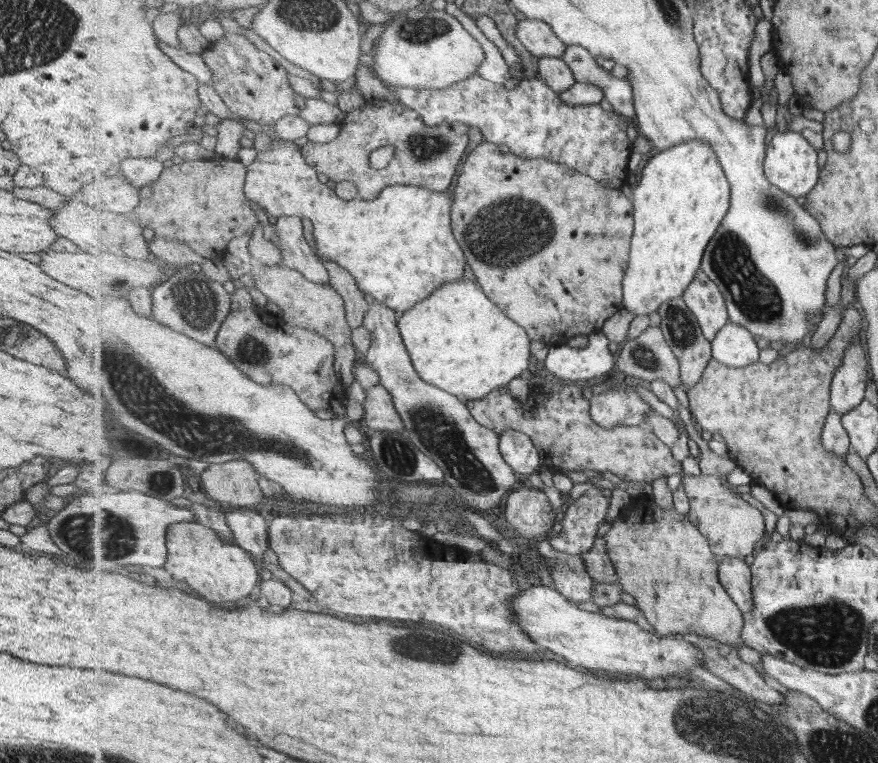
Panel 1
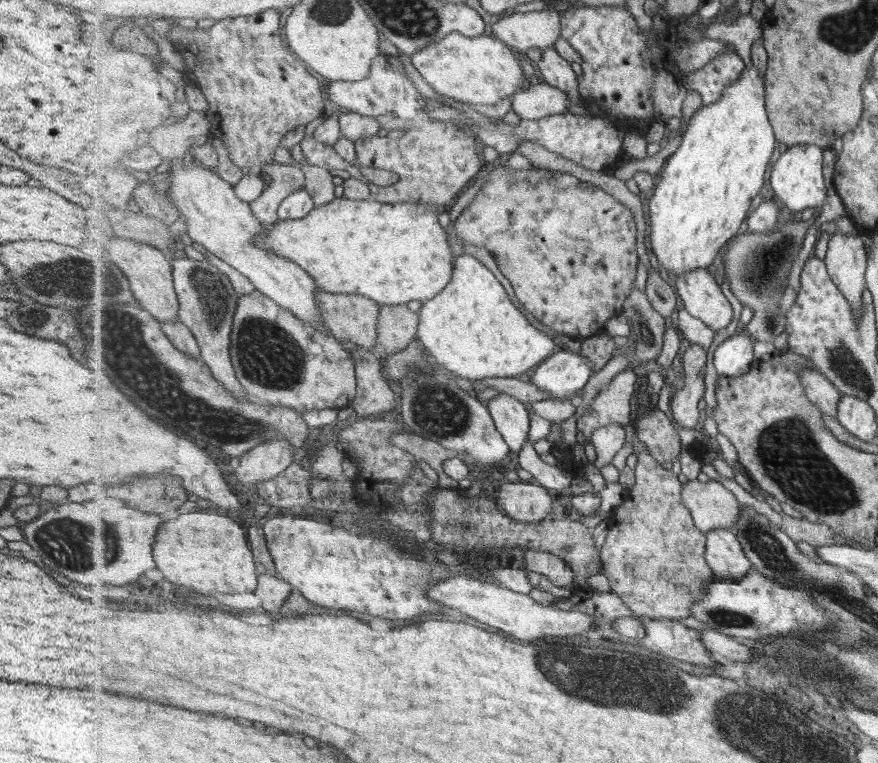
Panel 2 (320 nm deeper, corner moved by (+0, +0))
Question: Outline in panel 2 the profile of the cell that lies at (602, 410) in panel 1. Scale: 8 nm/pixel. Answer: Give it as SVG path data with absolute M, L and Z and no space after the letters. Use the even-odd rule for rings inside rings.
M618 422L593 431L591 439L597 452L597 464L603 468L613 462L619 450L623 450L625 442L628 442L628 432L625 425Z

